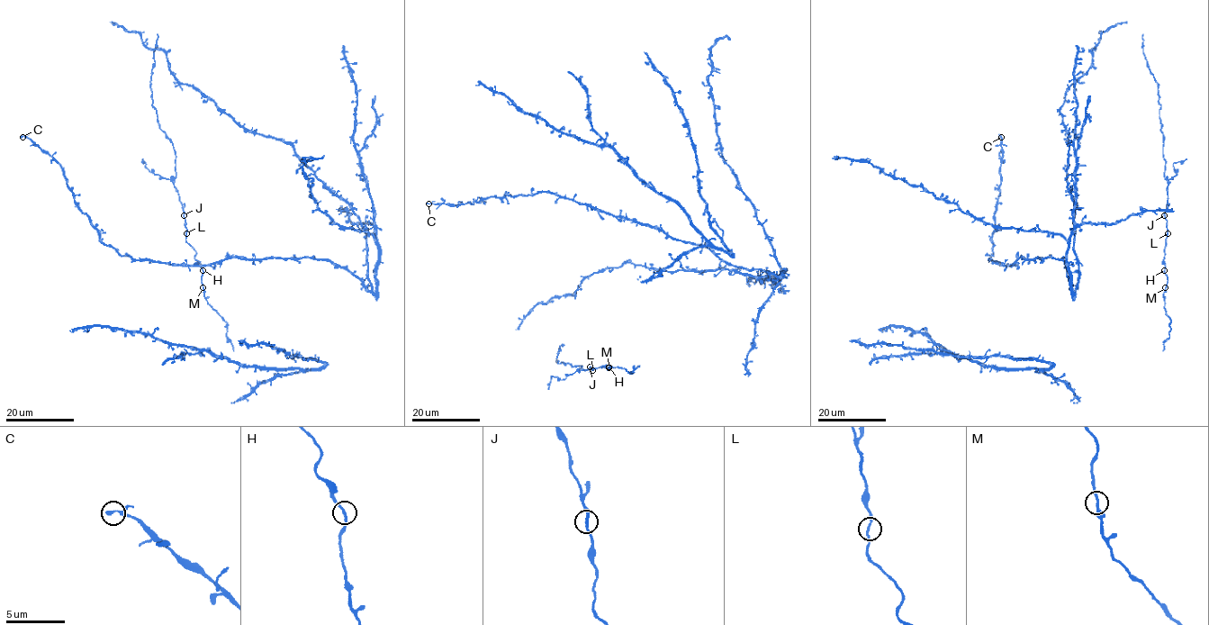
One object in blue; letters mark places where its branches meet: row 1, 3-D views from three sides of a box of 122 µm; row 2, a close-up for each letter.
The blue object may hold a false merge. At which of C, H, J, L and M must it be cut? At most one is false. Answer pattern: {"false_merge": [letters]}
{"false_merge": []}

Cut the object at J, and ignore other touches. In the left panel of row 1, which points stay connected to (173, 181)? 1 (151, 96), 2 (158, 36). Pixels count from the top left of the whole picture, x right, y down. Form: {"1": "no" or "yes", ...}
{"1": "yes", "2": "yes"}

